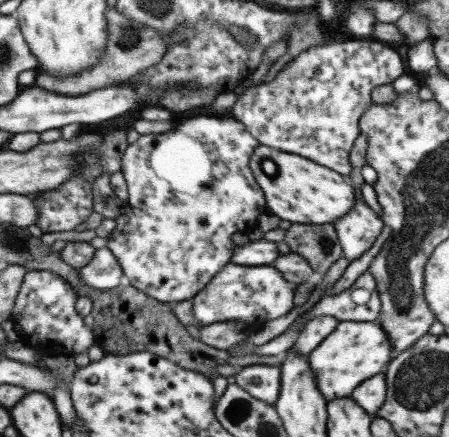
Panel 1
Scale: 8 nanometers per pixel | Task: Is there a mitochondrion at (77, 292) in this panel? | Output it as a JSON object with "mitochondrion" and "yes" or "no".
{"mitochondrion":"no"}

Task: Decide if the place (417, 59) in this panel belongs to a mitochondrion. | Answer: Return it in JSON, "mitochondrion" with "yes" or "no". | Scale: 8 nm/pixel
{"mitochondrion":"no"}

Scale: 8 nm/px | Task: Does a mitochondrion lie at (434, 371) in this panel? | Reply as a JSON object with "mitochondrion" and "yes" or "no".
{"mitochondrion":"yes"}

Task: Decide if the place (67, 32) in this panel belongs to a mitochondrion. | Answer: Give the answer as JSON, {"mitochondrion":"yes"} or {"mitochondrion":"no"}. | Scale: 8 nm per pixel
{"mitochondrion":"no"}

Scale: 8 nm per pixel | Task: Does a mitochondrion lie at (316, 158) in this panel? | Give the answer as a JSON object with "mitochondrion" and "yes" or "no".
{"mitochondrion":"no"}

